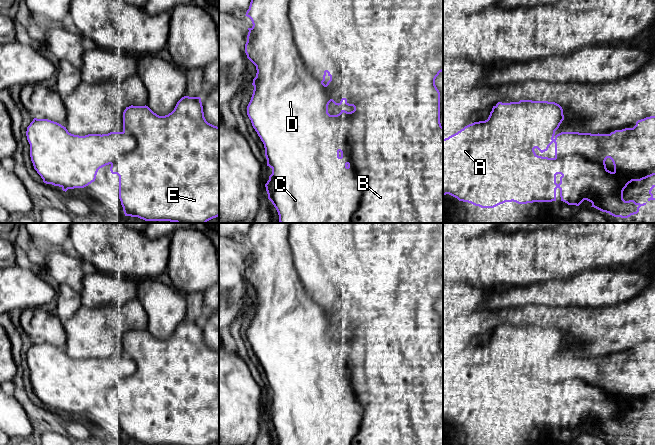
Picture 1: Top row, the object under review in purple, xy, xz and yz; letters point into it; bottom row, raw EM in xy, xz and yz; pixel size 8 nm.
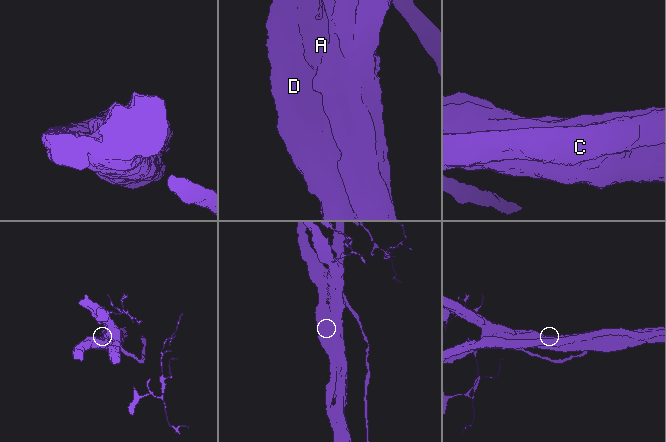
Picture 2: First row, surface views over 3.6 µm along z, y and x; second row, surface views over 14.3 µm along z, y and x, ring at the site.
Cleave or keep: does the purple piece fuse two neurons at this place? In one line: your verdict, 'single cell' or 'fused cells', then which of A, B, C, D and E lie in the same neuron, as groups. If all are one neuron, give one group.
fused cells | A B E / C D

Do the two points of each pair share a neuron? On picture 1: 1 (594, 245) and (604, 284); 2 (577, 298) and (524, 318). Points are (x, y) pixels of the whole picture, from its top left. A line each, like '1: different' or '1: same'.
1: different
2: different

